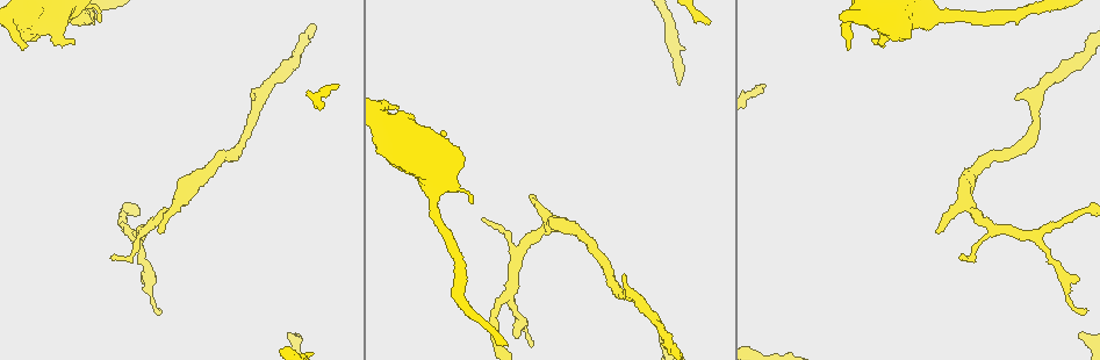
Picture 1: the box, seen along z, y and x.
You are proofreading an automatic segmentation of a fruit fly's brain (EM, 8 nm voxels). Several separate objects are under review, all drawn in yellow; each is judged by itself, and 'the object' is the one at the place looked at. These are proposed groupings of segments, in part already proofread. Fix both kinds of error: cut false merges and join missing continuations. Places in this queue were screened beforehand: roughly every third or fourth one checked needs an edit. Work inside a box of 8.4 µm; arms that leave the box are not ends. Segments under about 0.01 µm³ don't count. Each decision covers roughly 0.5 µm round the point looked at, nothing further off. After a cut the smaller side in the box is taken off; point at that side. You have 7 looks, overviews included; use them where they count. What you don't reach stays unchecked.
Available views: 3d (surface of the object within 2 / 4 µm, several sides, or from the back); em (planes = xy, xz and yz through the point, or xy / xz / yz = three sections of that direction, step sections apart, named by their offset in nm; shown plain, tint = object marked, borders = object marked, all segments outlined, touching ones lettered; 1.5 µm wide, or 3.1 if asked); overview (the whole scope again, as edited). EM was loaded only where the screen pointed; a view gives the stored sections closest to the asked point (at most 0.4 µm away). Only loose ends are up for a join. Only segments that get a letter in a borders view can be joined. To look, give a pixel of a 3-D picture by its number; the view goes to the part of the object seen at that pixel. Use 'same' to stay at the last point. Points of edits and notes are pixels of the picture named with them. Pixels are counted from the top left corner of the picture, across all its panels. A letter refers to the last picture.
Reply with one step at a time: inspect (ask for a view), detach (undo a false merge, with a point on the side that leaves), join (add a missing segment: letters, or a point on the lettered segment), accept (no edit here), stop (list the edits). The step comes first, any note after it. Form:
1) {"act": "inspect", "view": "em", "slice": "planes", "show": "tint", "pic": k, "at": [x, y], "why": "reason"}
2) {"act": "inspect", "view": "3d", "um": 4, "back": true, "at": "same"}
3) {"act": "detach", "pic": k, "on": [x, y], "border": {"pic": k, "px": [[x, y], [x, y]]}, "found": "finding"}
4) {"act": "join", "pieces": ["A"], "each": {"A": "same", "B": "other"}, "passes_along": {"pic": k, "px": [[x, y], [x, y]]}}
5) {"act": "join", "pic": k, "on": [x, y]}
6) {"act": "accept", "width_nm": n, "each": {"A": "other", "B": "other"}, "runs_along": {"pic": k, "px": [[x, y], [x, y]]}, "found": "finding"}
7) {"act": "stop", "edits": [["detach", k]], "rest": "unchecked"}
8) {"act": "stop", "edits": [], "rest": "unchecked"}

{"act": "inspect", "view": "3d", "um": 4, "pic": 1, "at": [660, 340]}

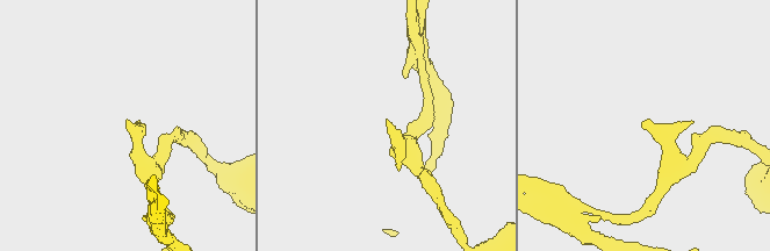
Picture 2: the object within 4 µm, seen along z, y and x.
{"act": "inspect", "view": "em", "slice": "xz", "step": 8, "show": "borders", "pic": 2, "at": [389, 122]}

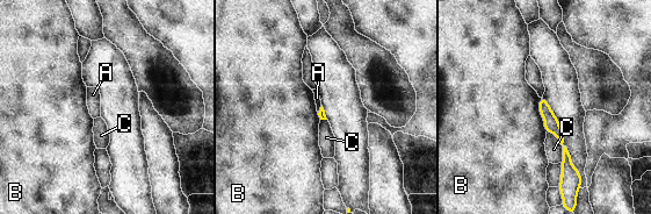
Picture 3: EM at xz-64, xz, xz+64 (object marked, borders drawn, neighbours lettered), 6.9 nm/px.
{"act": "inspect", "view": "em", "slice": "planes", "show": "borders", "at": "same", "why": "another direction"}

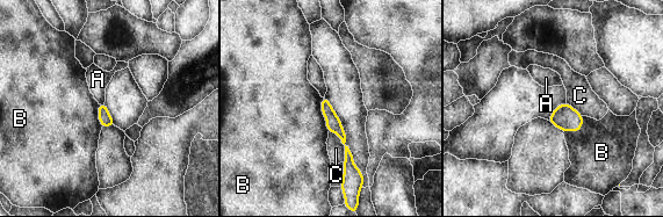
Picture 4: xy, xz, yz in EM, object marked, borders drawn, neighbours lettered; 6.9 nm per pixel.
{"act": "accept", "each": {"A": "other", "B": "other", "C": "other"}, "border": {"pic": 4, "px": [[322, 98], [322, 114], [329, 130]]}, "found": "none of them fits"}

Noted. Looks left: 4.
{"act": "inspect", "view": "em", "slice": "planes", "show": "borders", "pic": 1, "at": [532, 346], "why": "an open end"}

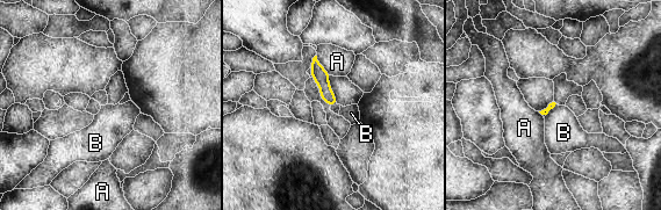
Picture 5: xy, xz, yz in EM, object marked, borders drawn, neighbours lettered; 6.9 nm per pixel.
{"act": "accept", "each": {"A": "other", "B": "other"}, "border": {"pic": 5, "px": [[555, 103], [546, 115]]}, "found": "no lettered segment goes on from it"}

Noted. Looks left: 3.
{"act": "inspect", "view": "em", "slice": "yz", "step": 4, "show": "borders", "pic": 1, "at": [26, 45]}

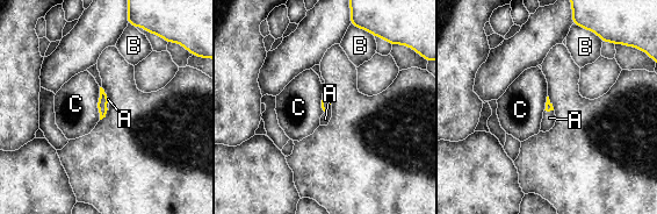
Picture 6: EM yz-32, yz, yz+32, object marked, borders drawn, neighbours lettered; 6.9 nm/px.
{"act": "join", "pieces": ["A"], "longest_contact_nm": ["C", 220], "each": {"A": "same", "B": "other", "C": "other"}, "passes_along": {"pic": 6, "px": [[325, 102], [327, 111], [325, 119]]}, "found": "the neuron continues"}

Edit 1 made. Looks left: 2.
{"act": "stop", "edits": [["join", 6]], "rest": "unchecked"}

